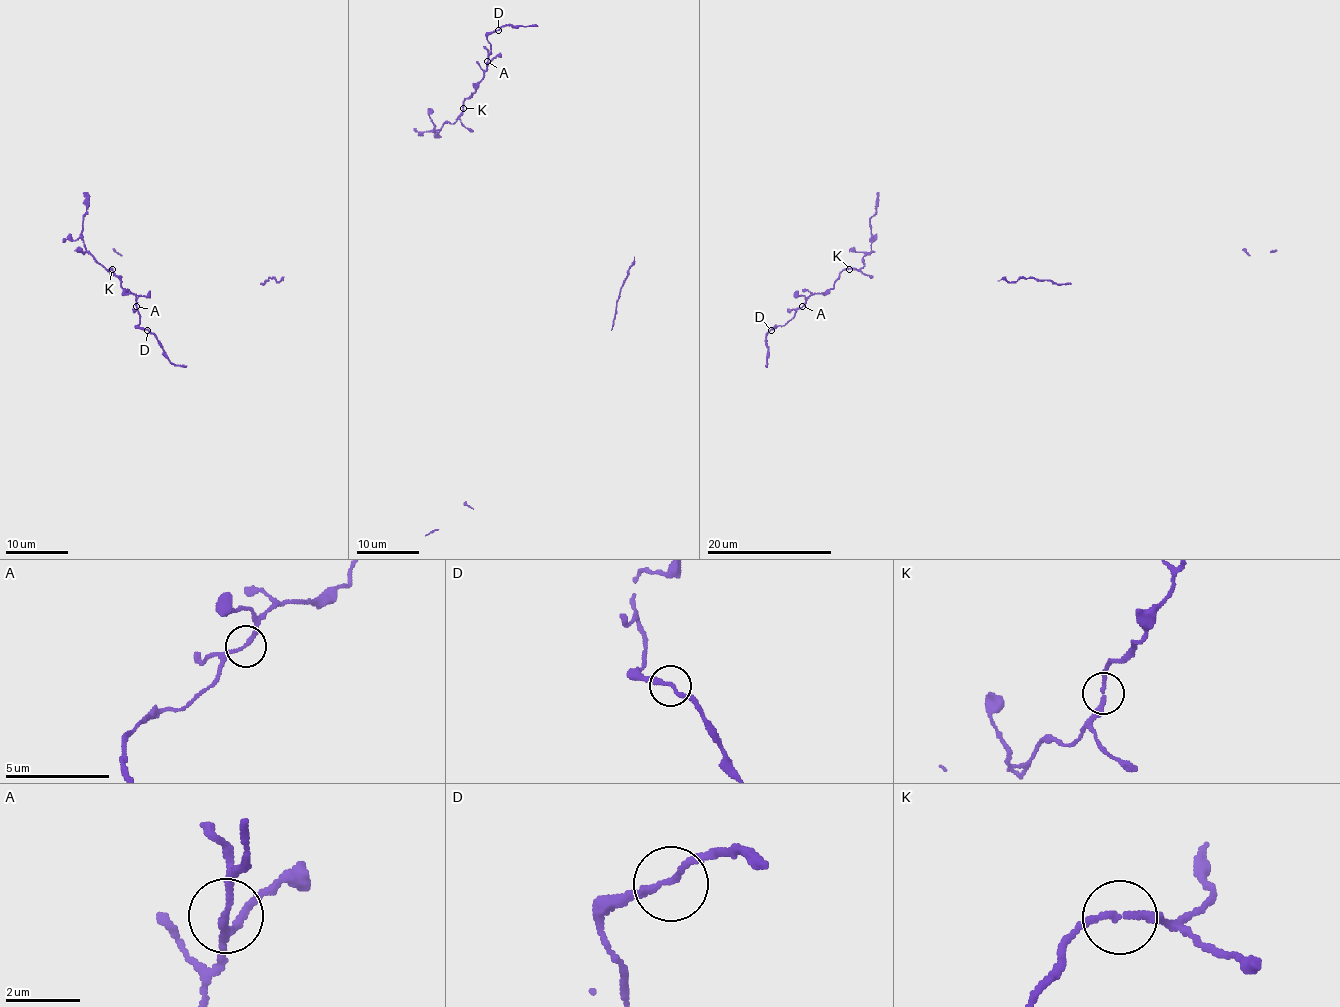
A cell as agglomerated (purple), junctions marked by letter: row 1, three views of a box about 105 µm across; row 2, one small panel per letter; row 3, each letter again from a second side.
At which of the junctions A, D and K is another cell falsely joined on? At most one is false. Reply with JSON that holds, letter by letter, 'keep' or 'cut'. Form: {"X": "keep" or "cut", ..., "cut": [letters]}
{"A": "keep", "D": "keep", "K": "keep", "cut": []}

